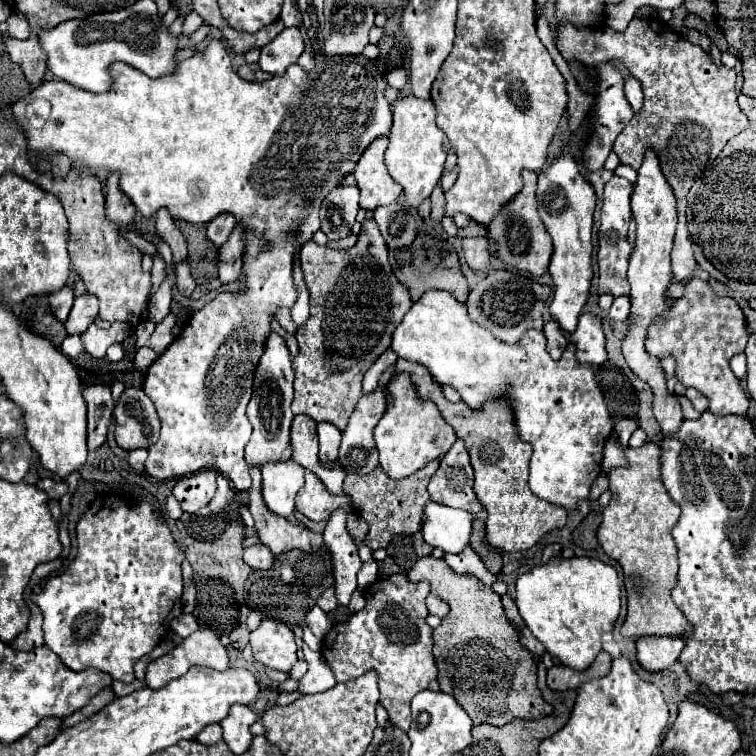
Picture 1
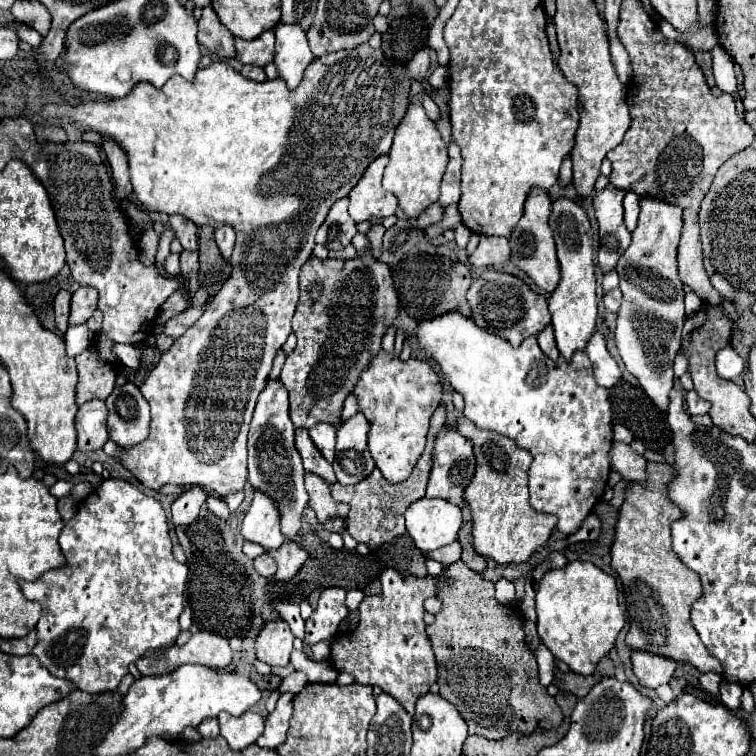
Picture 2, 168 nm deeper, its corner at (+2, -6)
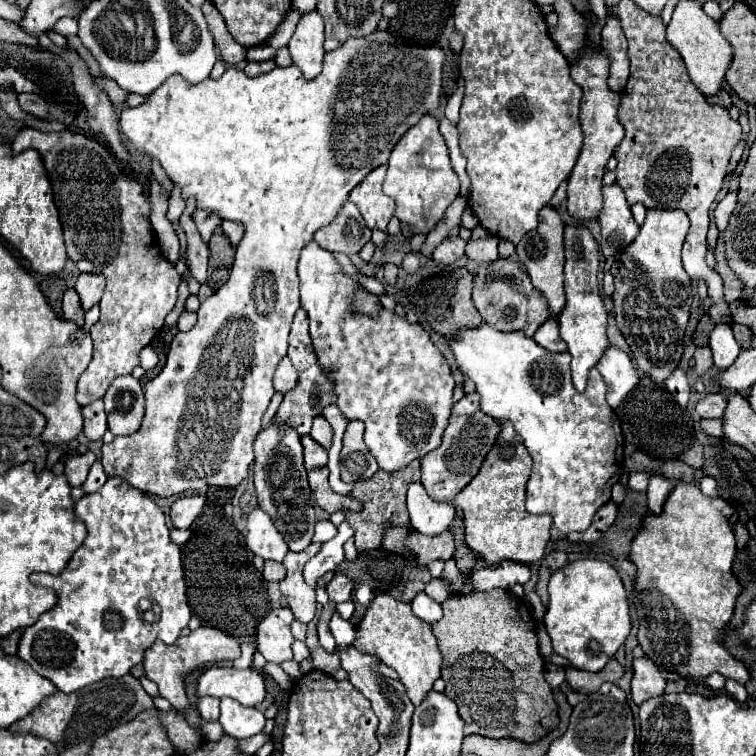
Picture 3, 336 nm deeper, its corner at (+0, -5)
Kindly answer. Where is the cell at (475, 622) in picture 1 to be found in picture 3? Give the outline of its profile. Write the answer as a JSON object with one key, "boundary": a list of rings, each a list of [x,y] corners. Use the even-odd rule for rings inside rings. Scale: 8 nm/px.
{"boundary":[[[495,588],[495,590],[487,590],[487,592],[471,592],[471,594],[453,594],[449,596],[443,604],[443,618],[435,624],[431,624],[431,630],[433,634],[437,636],[439,640],[439,650],[443,654],[443,668],[441,668],[441,678],[445,682],[445,694],[449,698],[455,700],[457,708],[459,708],[459,716],[465,720],[465,734],[479,734],[479,736],[487,736],[487,738],[515,738],[515,740],[521,740],[521,742],[535,742],[539,738],[543,738],[547,732],[551,732],[557,724],[559,724],[559,708],[553,700],[553,690],[551,686],[547,684],[547,680],[543,678],[543,668],[545,668],[545,662],[543,662],[543,656],[539,652],[539,646],[537,646],[537,636],[535,636],[535,618],[529,610],[529,606],[523,602],[523,600],[517,600],[517,598],[511,598],[507,590],[501,590],[501,588]]]}

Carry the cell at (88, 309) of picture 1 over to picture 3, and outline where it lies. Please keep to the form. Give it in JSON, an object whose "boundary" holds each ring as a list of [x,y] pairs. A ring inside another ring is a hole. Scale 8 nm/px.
{"boundary":[[[81,274],[75,282],[75,290],[81,298],[81,308],[91,310],[103,296],[105,278],[101,274]]]}

